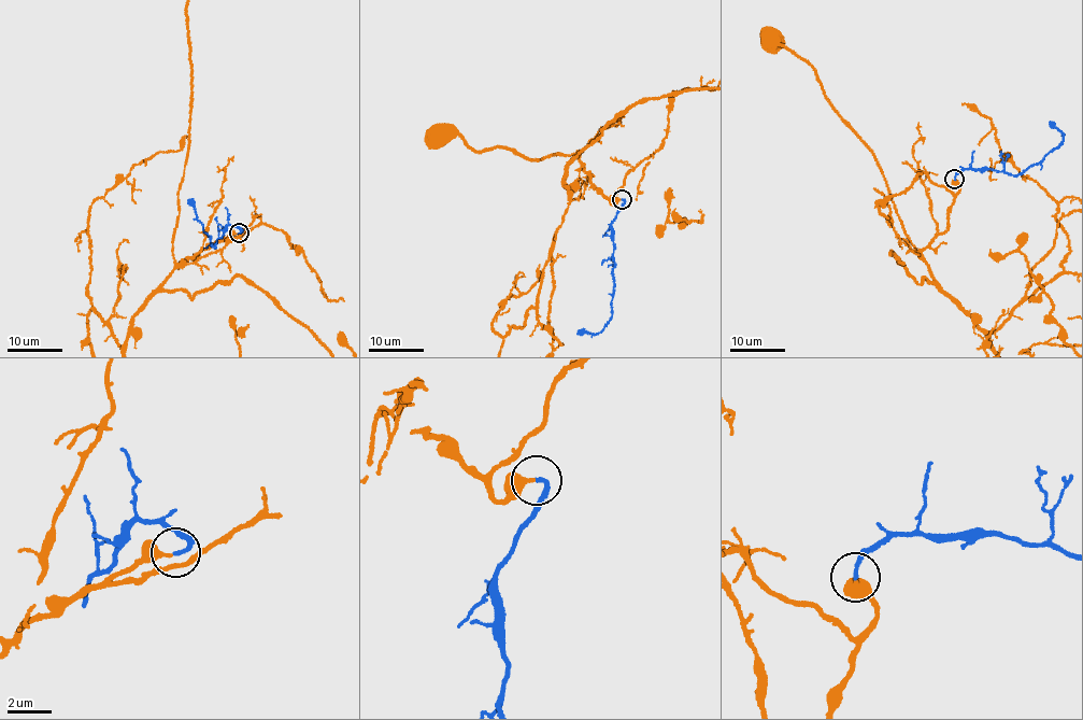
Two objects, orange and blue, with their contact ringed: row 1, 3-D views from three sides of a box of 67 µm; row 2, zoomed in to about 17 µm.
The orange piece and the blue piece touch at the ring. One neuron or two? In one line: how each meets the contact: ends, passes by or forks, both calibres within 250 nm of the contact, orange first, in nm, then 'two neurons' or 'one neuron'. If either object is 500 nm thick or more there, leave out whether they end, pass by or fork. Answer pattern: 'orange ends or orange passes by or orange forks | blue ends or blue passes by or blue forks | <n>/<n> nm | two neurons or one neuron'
orange ends | blue ends | 300/180 nm | one neuron

